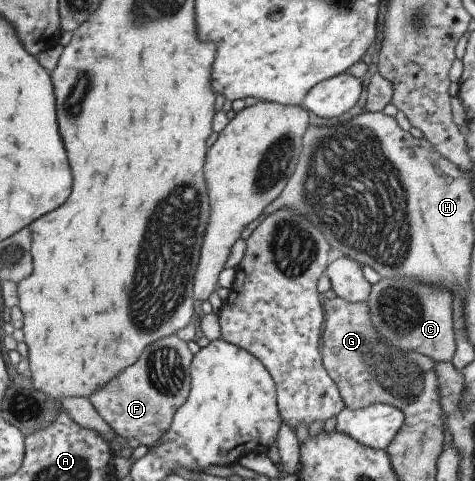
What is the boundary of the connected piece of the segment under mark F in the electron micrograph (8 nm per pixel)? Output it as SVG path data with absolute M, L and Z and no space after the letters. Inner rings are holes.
M176 334L163 337L144 347L132 365L90 394L88 401L115 435L124 439L134 437L140 444L151 446L170 425L174 412L189 394L192 358L186 342Z

